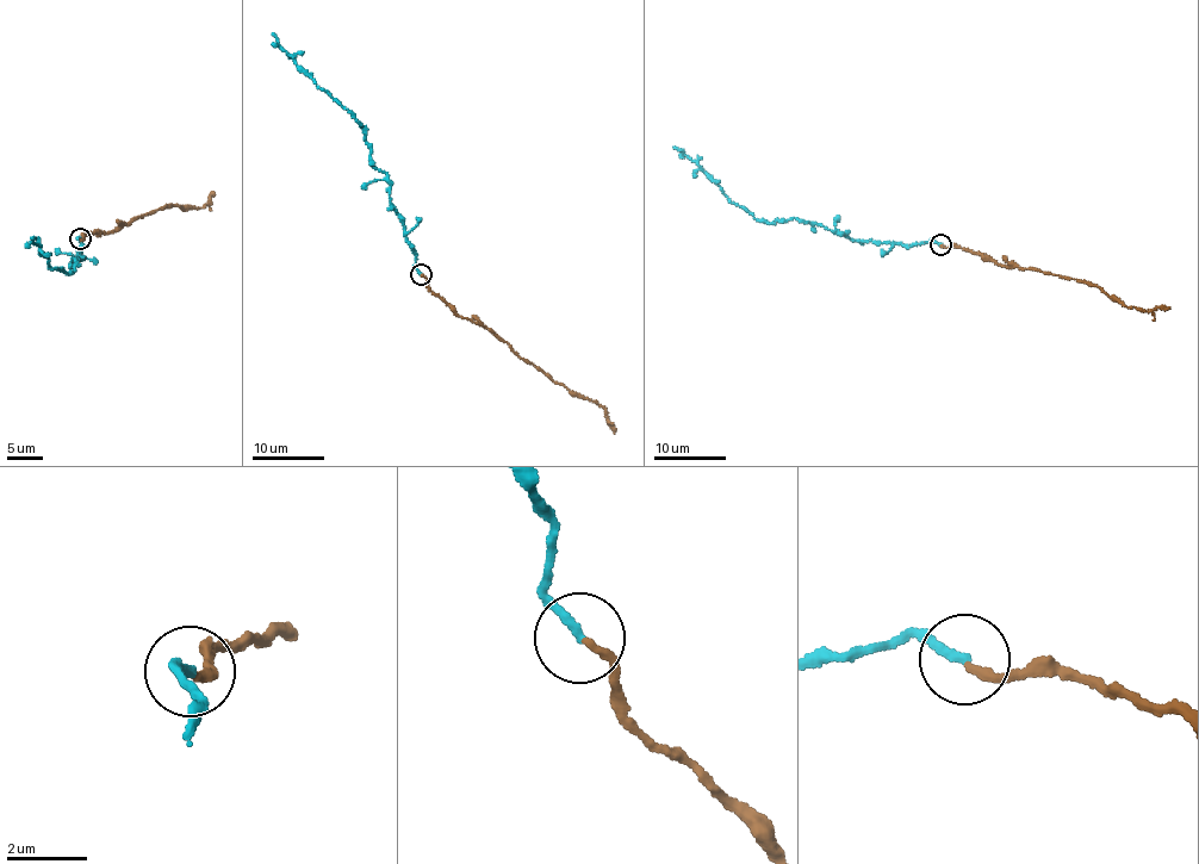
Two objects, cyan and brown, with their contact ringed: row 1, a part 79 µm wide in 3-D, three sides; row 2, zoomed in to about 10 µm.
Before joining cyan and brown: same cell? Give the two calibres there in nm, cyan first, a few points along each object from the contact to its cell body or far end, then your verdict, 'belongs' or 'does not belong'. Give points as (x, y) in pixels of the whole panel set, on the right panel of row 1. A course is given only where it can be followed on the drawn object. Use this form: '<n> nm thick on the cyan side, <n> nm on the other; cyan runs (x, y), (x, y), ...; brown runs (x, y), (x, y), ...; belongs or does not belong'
240 nm thick on the cyan side, 200 nm on the other; cyan runs (940, 244), (932, 241), (877, 243), (850, 240), (814, 222), (790, 218), (758, 221), (672, 147); brown runs (940, 244), (986, 254), (996, 262), (1091, 283), (1128, 308), (1141, 311), (1170, 308); belongs

